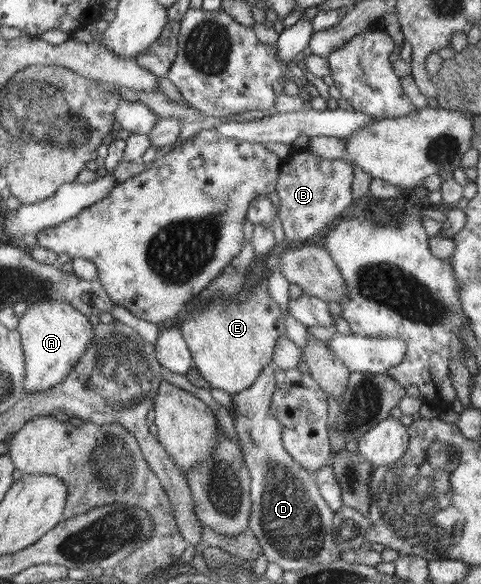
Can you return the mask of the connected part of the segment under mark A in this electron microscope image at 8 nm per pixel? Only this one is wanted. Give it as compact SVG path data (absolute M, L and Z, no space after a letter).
M47 300L28 304L30 309L17 327L25 361L23 392L41 393L59 385L76 367L93 342L94 327L87 316L67 303Z

